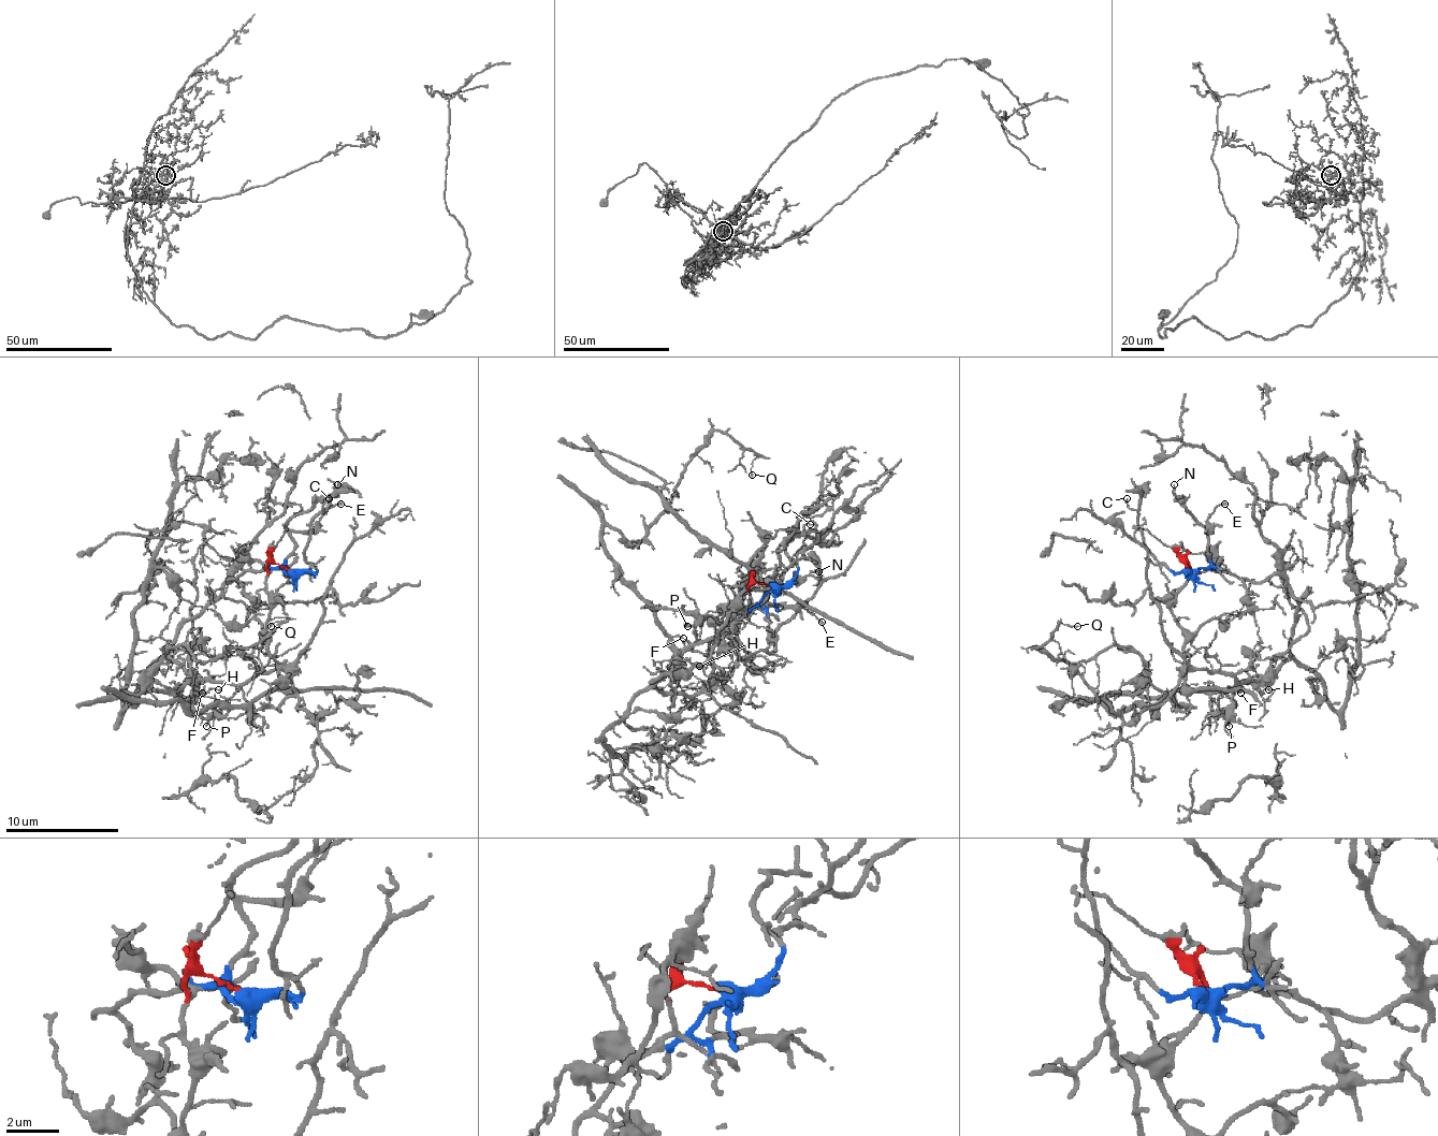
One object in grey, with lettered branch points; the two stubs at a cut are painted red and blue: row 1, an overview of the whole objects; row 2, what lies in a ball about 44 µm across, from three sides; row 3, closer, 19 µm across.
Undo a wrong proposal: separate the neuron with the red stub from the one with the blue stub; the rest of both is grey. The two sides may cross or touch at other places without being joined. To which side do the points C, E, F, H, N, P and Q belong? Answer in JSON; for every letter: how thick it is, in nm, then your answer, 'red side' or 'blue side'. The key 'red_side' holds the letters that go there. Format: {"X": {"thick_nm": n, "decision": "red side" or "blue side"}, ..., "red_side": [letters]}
{"C": {"thick_nm": 110, "decision": "blue side"}, "E": {"thick_nm": 130, "decision": "blue side"}, "F": {"thick_nm": 120, "decision": "red side"}, "H": {"thick_nm": 110, "decision": "red side"}, "N": {"thick_nm": 120, "decision": "blue side"}, "P": {"thick_nm": 110, "decision": "red side"}, "Q": {"thick_nm": 100, "decision": "red side"}, "red_side": ["F", "H", "P", "Q"]}

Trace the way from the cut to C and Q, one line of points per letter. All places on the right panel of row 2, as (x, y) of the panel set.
C: (1189, 568), (1168, 571), (1149, 549), (1127, 497)
Q: (1189, 568), (1172, 608), (1186, 682), (1160, 704), (1112, 713), (1092, 659), (1033, 647), (1078, 625)

